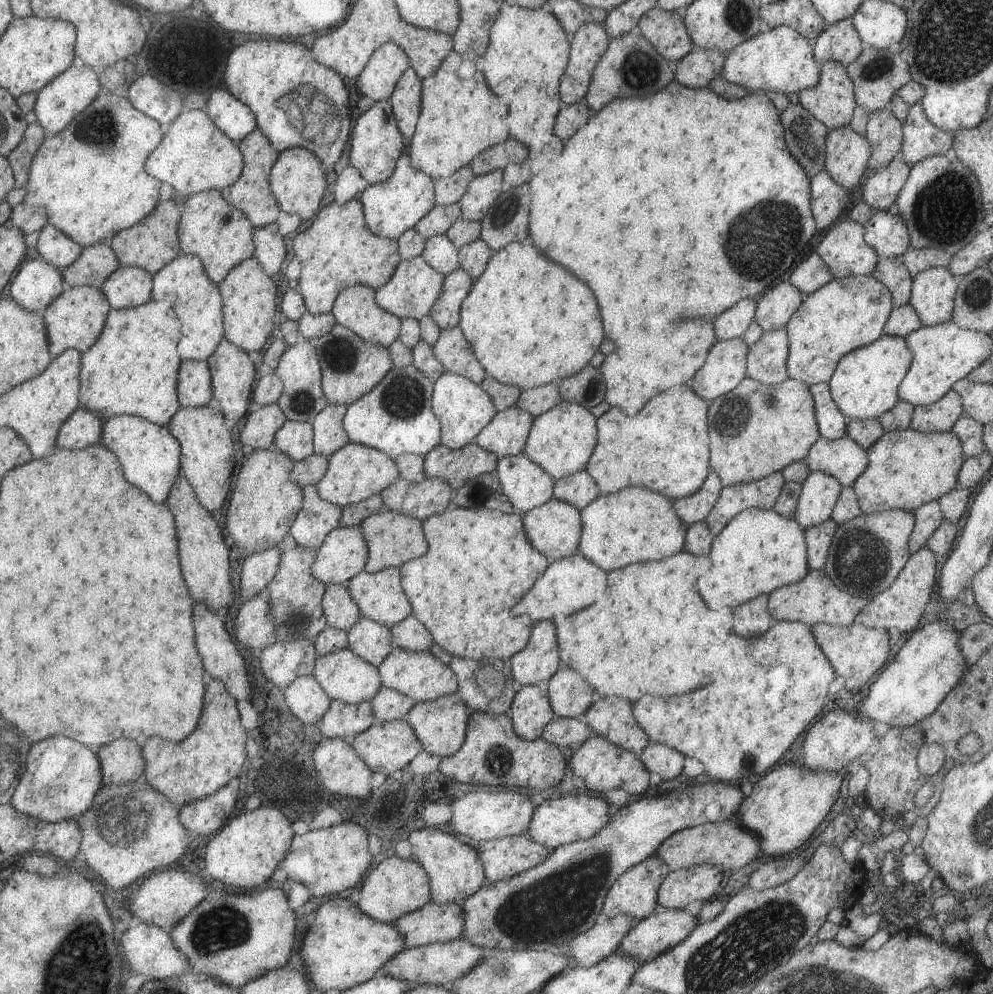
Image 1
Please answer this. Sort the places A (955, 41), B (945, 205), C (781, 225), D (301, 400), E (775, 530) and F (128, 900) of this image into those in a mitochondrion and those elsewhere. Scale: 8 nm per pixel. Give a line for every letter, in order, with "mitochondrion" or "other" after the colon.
A: mitochondrion
B: mitochondrion
C: mitochondrion
D: mitochondrion
E: other
F: other

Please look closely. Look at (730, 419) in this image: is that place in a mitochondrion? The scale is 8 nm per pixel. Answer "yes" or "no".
yes

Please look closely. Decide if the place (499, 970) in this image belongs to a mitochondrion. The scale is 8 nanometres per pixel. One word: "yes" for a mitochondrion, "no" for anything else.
yes

